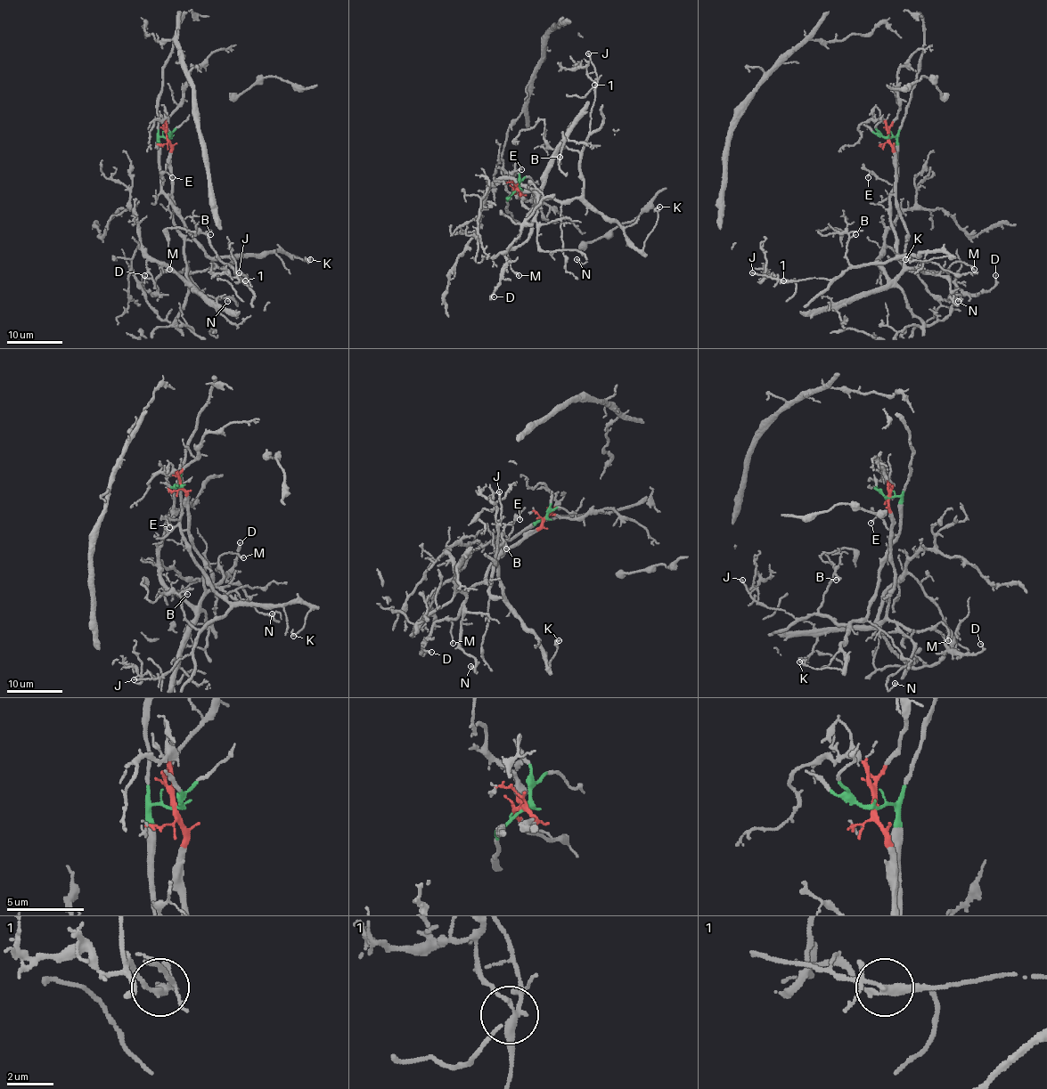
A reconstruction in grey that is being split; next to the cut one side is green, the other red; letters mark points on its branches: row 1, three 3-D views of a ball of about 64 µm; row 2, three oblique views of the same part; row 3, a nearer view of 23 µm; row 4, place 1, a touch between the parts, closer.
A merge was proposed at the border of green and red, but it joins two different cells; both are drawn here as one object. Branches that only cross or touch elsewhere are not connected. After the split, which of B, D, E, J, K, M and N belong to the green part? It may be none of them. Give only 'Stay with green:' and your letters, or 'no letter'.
Stay with green: B, E, J, K

